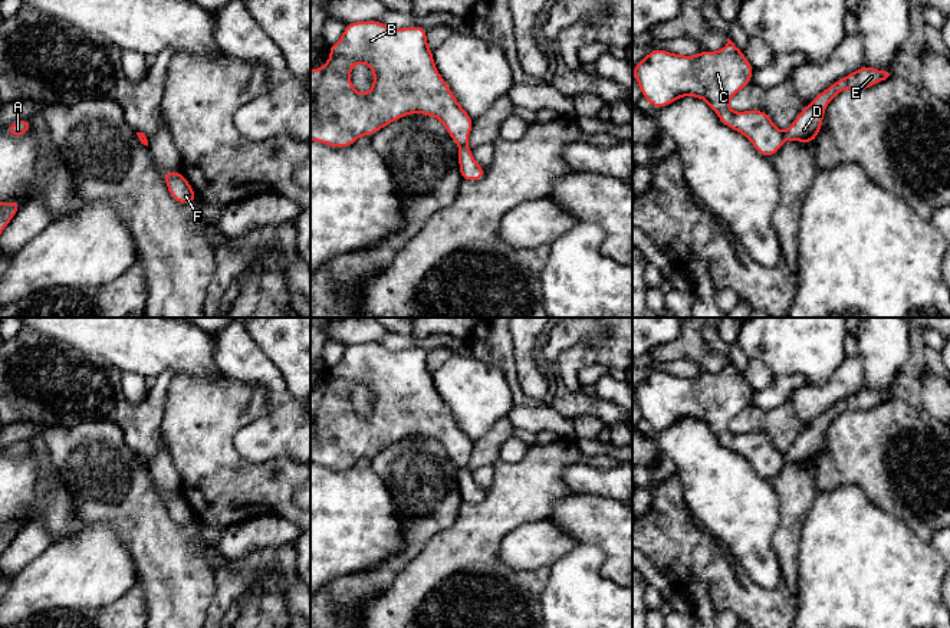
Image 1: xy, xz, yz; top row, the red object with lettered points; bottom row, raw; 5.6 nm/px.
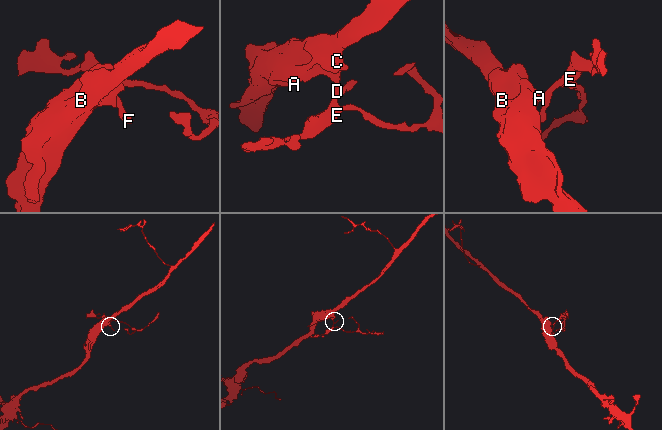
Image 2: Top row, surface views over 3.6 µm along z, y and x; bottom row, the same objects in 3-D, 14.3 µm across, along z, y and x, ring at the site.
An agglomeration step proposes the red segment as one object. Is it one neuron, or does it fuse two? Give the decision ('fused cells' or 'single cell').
fused cells

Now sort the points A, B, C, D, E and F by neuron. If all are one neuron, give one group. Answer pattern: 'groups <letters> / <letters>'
groups A B C / D E F

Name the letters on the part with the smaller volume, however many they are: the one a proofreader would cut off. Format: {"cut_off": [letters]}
{"cut_off": ["D", "E", "F"]}

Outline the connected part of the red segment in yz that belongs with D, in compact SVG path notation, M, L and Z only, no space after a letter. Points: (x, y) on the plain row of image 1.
M865 385L855 394L838 401L813 420L795 440L792 447L783 454L785 461L812 466L824 443L828 425L845 411L867 411L890 398L888 394L870 389Z

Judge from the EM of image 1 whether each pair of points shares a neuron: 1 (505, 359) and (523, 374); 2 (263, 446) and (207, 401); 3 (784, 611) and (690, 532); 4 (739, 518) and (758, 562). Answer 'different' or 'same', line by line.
1: different
2: different
3: same
4: same

